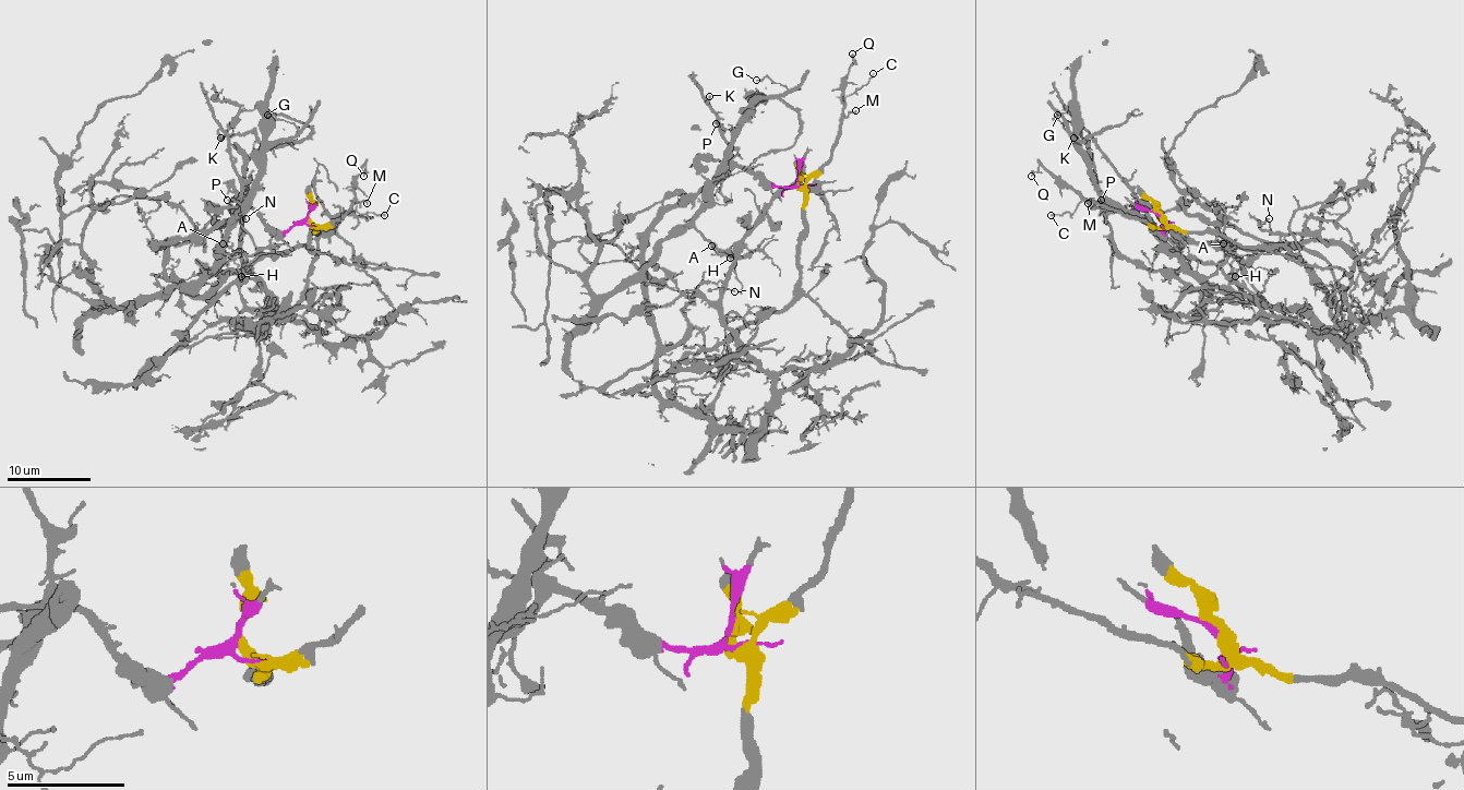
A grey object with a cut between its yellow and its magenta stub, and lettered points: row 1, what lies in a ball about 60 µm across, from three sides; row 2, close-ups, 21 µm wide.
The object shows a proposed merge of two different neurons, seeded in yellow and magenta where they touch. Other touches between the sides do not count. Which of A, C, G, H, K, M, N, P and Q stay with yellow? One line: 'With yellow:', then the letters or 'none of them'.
With yellow: C, M, Q

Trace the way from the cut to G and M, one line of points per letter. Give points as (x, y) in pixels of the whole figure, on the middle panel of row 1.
G: (798, 183), (764, 186), (724, 160), (747, 109), (787, 88), (766, 76), (755, 81)
M: (798, 183), (804, 183), (831, 156), (831, 145), (843, 120), (856, 109)

